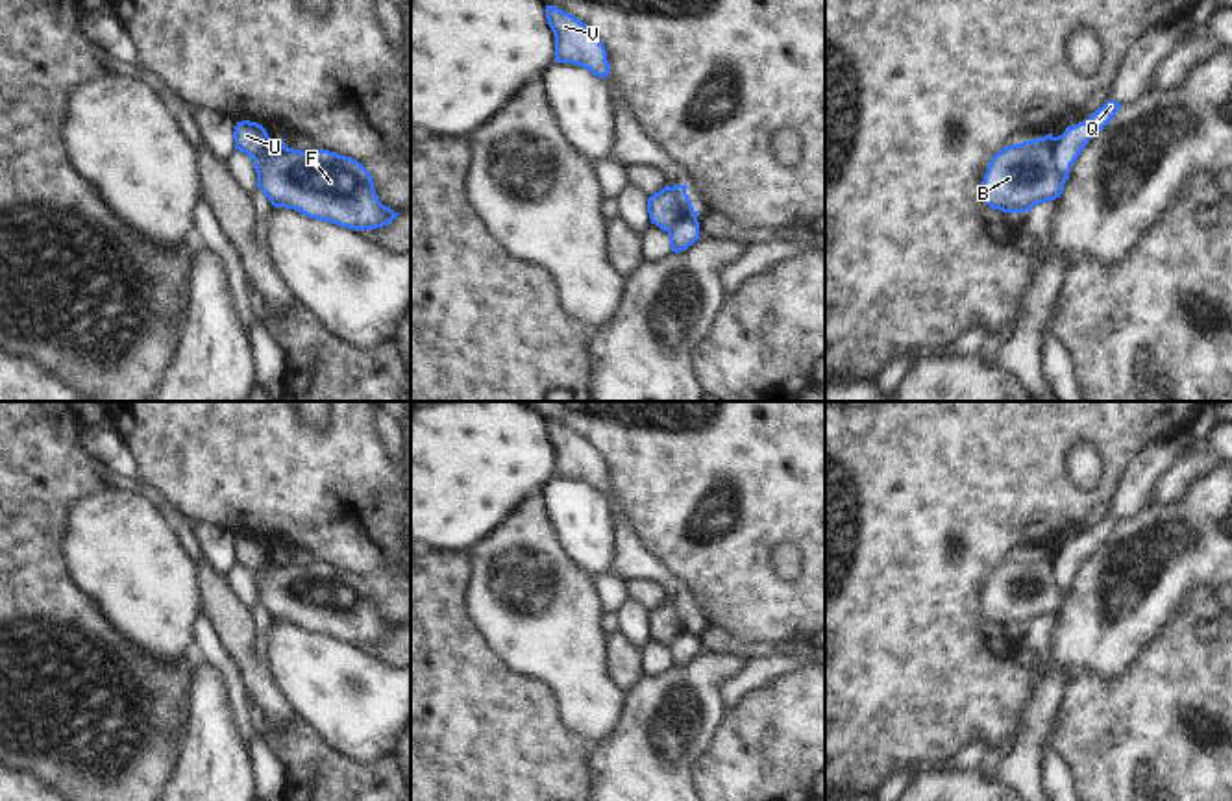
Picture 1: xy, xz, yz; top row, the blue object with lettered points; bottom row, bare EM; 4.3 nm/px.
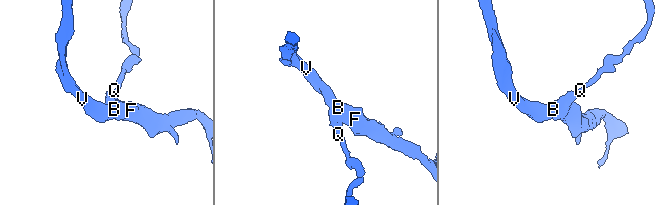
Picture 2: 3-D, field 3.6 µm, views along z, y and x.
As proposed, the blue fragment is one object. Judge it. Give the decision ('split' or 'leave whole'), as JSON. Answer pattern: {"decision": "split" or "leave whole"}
{"decision": "split"}

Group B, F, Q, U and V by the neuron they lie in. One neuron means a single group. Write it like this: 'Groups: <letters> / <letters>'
Groups: B F U V / Q.

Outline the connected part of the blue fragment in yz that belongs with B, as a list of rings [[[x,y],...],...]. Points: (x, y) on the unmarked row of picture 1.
[[[1053,548],[1004,561],[984,588],[982,607],[992,623],[1027,627],[1060,612],[1066,594],[1053,572]]]

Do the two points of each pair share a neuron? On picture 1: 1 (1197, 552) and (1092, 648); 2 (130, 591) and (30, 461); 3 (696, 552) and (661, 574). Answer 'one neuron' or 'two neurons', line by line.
1: one neuron
2: two neurons
3: two neurons

